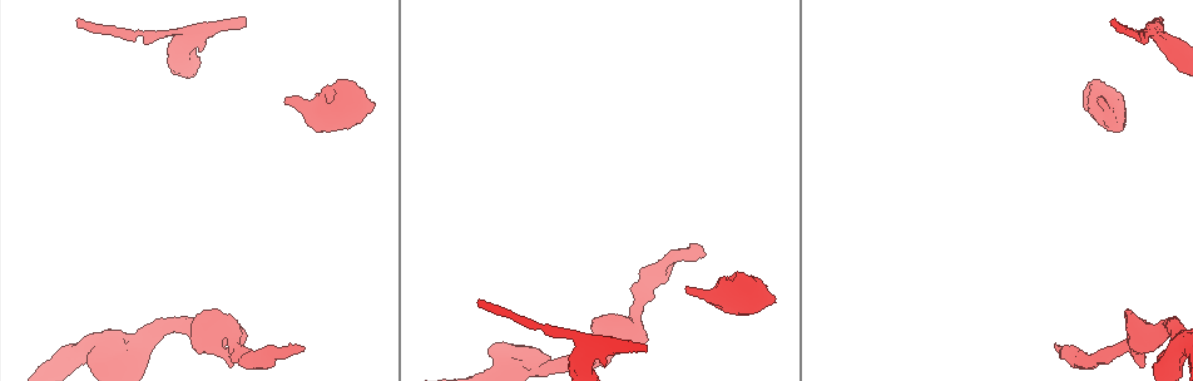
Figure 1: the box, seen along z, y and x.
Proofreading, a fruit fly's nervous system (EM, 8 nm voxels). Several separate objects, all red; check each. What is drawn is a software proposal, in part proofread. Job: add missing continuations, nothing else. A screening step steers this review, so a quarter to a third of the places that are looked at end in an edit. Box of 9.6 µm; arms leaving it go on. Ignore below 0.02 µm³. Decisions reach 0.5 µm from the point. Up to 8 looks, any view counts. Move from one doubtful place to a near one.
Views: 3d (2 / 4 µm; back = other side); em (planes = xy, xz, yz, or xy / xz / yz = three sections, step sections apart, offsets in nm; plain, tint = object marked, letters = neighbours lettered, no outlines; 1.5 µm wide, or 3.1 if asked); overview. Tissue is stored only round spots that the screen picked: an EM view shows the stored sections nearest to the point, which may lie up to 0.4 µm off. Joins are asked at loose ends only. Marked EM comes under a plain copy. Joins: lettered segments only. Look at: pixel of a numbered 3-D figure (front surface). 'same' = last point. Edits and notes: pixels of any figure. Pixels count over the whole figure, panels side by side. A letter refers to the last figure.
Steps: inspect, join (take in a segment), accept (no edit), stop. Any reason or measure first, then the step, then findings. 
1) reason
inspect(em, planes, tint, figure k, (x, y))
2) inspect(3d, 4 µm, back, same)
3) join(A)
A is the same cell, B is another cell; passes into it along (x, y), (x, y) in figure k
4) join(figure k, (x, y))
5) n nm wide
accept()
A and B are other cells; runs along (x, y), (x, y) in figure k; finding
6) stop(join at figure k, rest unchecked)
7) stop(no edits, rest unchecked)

branch stops here
inspect(em, planes, letters, figure 1, (479, 303))

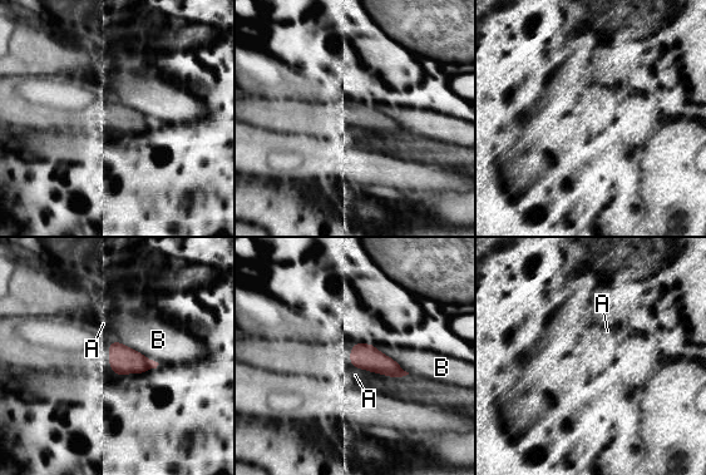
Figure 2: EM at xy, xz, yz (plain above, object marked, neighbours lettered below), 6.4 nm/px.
B touches over 340 nm
accept()
A and B are other cells; border along (352, 366), (388, 376) in figure 2; none of them fits

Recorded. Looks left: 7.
free end
inspect(em, xz, step 4, letters, figure 1, (244, 19))

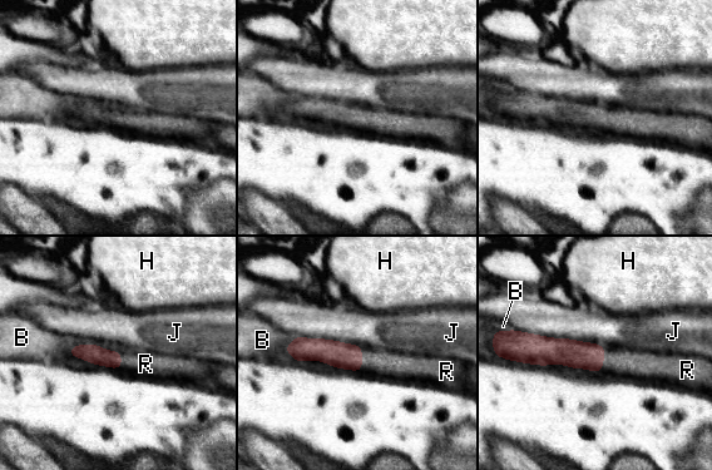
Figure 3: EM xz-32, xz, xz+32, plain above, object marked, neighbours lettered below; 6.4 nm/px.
120 nm wide
join(R)
R is the same cell, B, H and J are other cells; it goes on there

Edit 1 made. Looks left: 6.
inspect(overview)

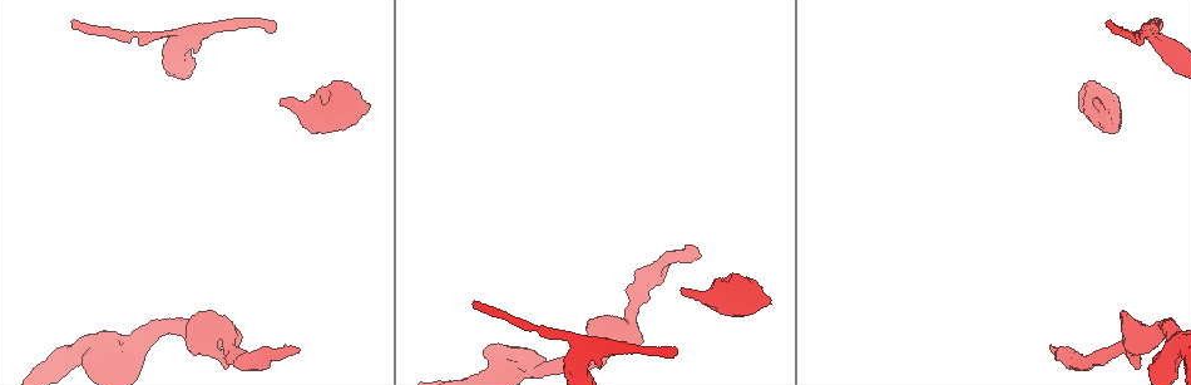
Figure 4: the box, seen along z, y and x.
branch stops here
inspect(3d, 4 µm, figure 4, (239, 341))

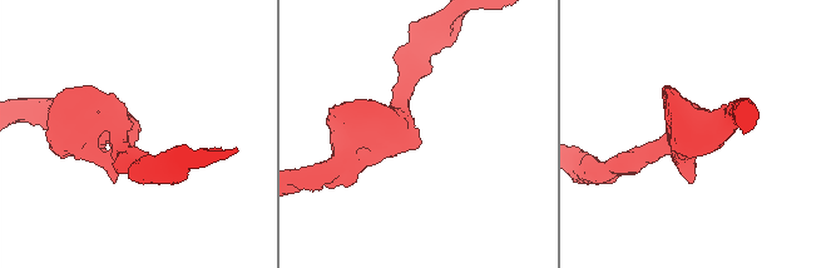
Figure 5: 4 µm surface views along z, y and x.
inspect(em, planes, letters, figure 5, (141, 130))

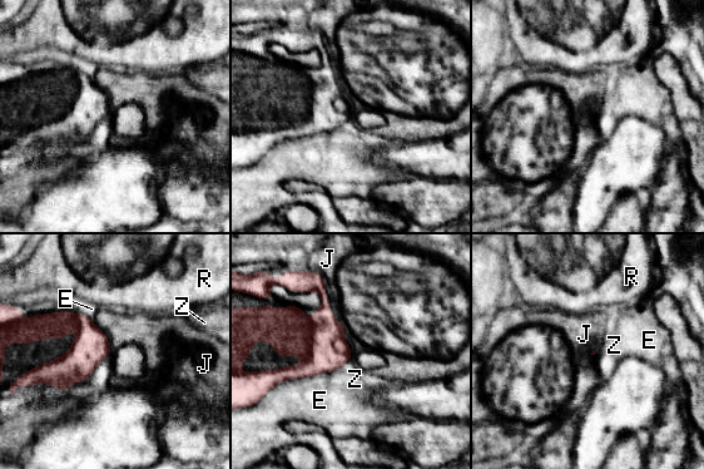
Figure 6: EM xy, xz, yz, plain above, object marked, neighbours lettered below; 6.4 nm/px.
accept()
E, J, R and Z are other cells; border along (92, 320), (107, 336), (112, 353) in figure 6; no lettered segment goes on from it

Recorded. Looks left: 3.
stop(join at figure 3, rest unchecked)

